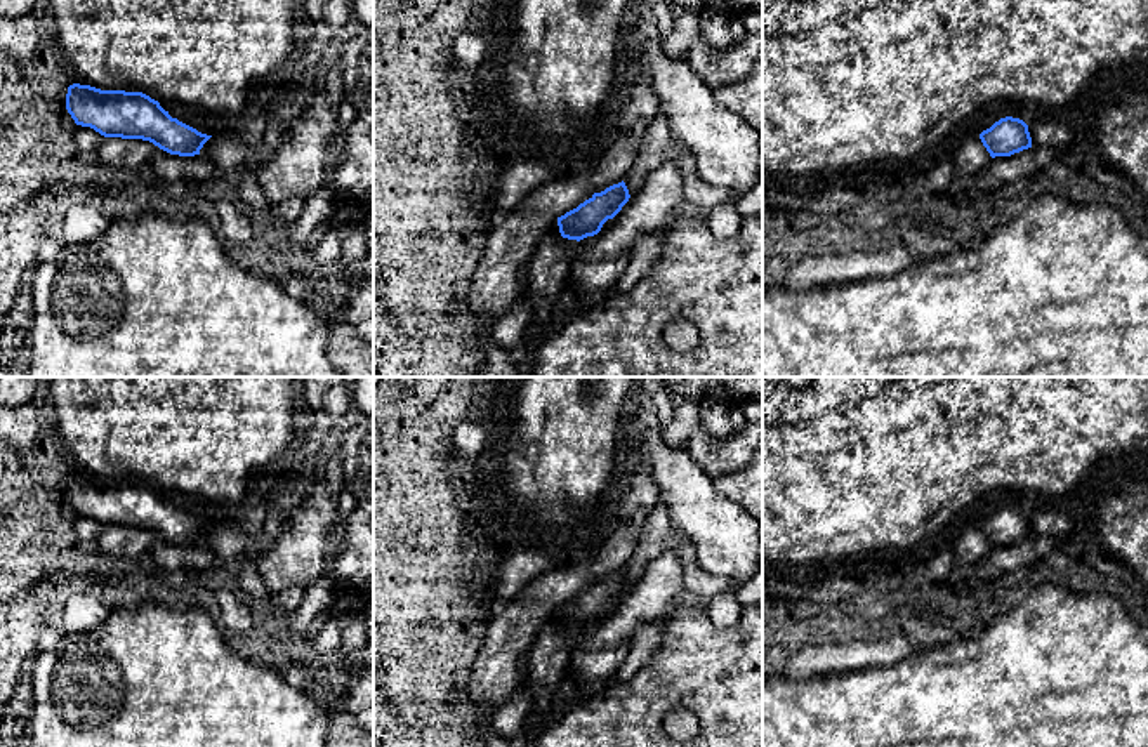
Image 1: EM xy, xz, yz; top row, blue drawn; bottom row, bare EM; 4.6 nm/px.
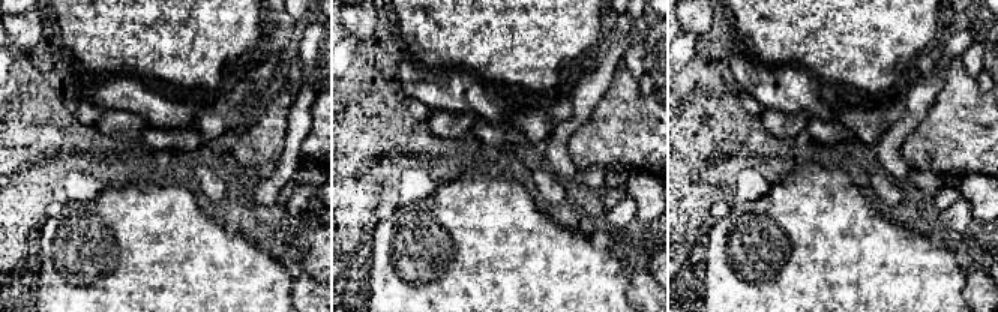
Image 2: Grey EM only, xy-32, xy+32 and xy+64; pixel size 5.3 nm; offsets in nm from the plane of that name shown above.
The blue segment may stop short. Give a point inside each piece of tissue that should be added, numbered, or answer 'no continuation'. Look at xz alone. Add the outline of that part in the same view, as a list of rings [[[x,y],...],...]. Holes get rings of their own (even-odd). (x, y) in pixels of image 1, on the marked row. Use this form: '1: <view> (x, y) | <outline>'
no continuation

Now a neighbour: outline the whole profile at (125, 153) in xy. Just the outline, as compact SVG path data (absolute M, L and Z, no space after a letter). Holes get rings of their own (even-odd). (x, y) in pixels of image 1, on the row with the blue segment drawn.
M104 137L96 156L109 167L137 170L149 163L156 149L158 146L142 139Z

